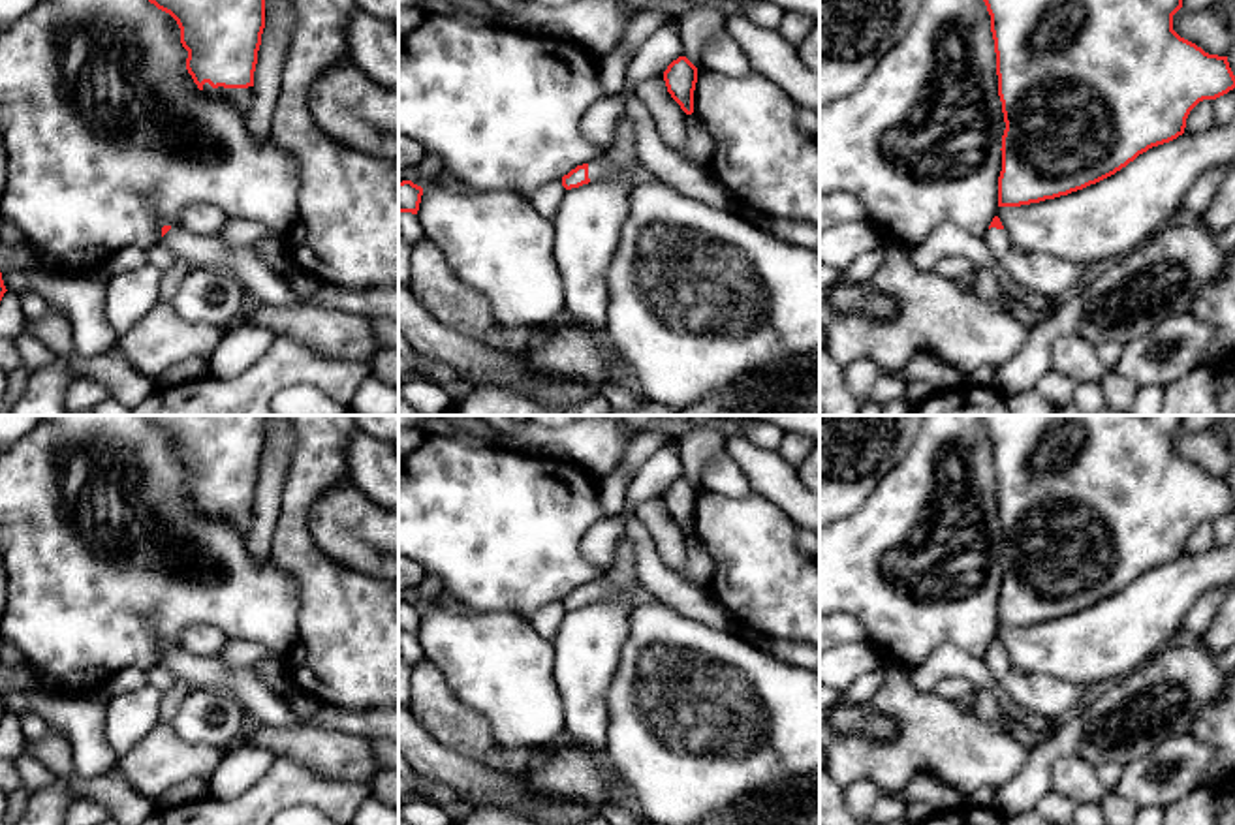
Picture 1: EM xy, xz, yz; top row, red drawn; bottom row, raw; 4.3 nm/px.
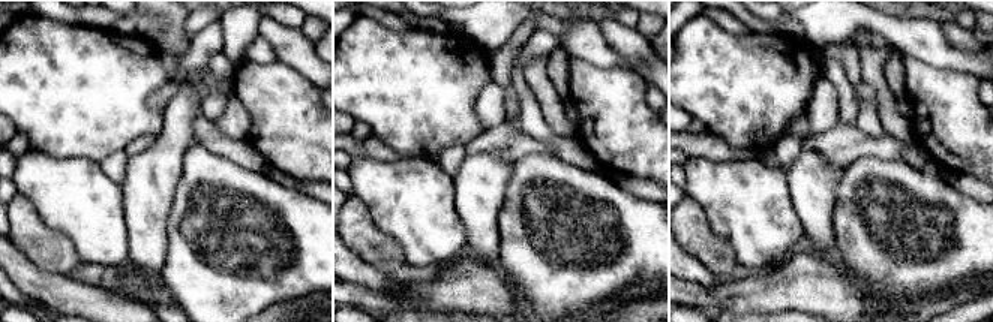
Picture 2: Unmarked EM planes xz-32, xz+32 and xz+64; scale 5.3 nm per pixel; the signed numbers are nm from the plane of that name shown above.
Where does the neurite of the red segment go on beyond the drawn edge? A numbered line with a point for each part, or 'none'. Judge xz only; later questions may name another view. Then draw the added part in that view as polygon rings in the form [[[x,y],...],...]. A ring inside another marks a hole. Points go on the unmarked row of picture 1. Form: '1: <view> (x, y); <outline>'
1: xz (598, 589); [[[607,571],[600,579],[588,583],[588,599],[590,599],[590,603],[605,598],[607,592],[609,592],[609,586],[611,586],[611,581],[609,581]]]

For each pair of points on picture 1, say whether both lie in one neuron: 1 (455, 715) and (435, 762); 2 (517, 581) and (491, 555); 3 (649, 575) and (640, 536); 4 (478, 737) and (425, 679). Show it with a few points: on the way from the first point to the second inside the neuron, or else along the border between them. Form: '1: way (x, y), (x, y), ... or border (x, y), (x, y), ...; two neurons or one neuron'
1: border (418, 722), (448, 748), (478, 760); two neurons
2: way (512, 575), (497, 560); one neuron
3: way (649, 566), (645, 545); one neuron
4: way (463, 724), (433, 694); one neuron

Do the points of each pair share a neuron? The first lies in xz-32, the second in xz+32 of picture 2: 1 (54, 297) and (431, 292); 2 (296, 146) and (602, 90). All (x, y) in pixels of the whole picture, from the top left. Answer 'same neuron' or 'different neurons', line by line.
1: different neurons
2: same neuron

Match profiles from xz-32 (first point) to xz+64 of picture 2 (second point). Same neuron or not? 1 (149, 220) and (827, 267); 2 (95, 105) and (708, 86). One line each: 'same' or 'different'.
1: different
2: same

